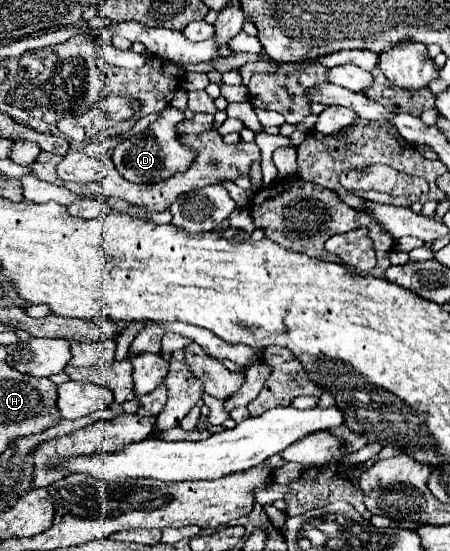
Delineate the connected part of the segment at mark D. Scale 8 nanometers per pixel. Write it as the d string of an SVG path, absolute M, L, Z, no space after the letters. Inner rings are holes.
M166 106L160 112L158 122L152 122L152 126L148 126L148 132L154 136L154 140L124 140L114 148L112 162L116 170L134 184L156 184L156 180L168 180L176 172L186 172L186 168L190 168L190 164L194 162L194 150L184 148L184 144L178 140L176 124L180 124L182 120L184 114L178 108Z

